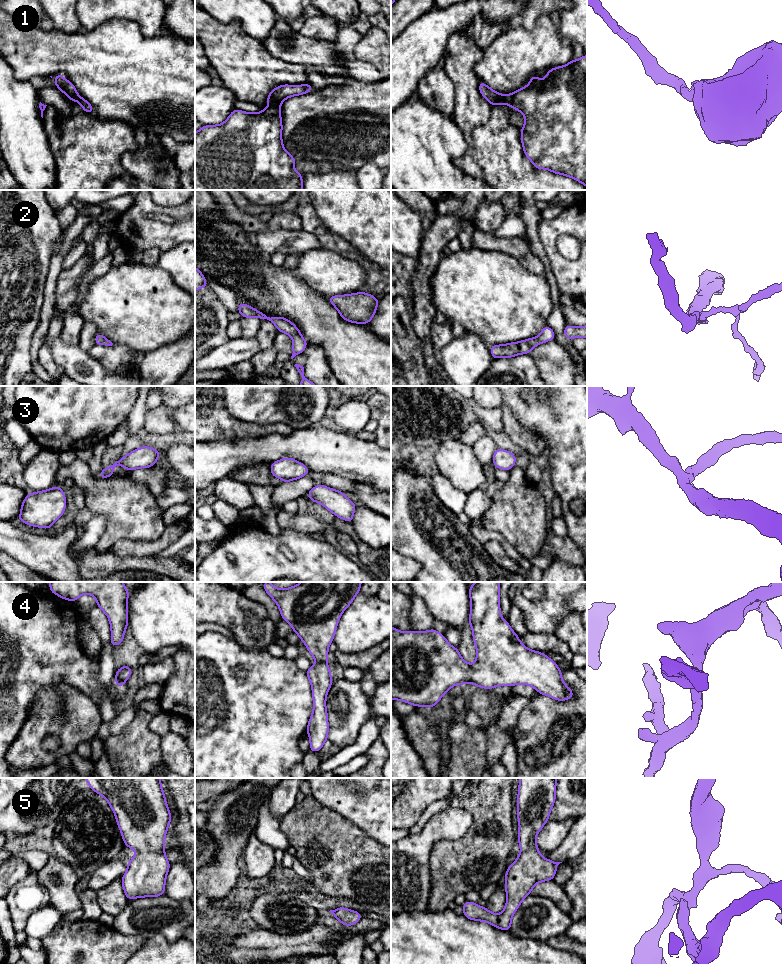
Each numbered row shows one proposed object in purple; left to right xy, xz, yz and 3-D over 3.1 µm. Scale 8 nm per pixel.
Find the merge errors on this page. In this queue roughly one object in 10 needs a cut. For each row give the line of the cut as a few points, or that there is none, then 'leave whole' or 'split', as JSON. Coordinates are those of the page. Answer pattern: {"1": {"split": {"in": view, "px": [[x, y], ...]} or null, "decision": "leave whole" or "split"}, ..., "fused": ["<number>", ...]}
{"1": {"split": null, "decision": "leave whole"}, "2": {"split": null, "decision": "leave whole"}, "3": {"split": null, "decision": "leave whole"}, "4": {"split": null, "decision": "leave whole"}, "5": {"split": null, "decision": "leave whole"}, "fused": []}

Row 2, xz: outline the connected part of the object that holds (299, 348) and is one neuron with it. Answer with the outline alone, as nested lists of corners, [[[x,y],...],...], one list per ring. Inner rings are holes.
[[[238,302],[238,313],[244,318],[257,317],[261,320],[271,321],[278,329],[279,332],[288,334],[293,339],[292,356],[293,359],[296,355],[304,352],[308,342],[302,337],[300,330],[285,317],[268,317],[266,314],[254,309],[253,307]]]

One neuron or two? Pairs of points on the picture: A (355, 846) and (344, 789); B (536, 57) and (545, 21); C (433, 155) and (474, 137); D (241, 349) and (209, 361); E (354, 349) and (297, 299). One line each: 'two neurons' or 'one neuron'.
A: two neurons
B: one neuron
C: two neurons
D: one neuron
E: one neuron

